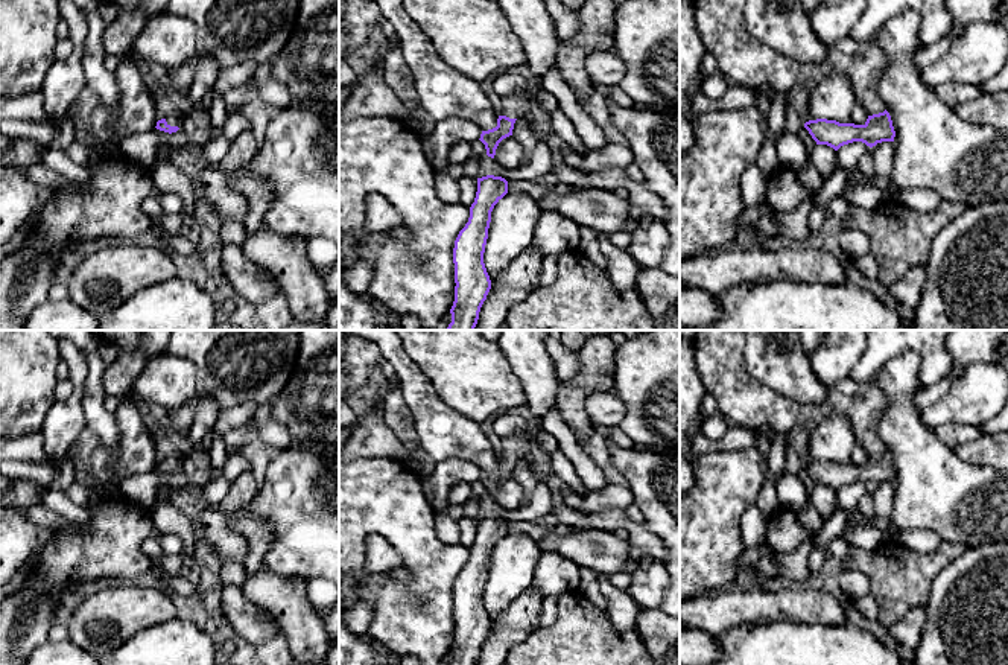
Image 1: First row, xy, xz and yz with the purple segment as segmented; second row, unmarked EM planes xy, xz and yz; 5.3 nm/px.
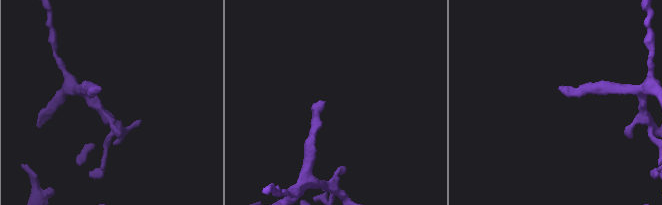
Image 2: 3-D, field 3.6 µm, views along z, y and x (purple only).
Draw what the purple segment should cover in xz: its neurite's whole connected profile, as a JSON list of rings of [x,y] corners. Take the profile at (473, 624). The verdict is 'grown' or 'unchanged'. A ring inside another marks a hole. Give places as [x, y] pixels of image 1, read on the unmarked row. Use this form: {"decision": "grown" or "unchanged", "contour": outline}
{"decision": "unchanged", "contour": [[[487,516],[477,519],[477,533],[470,548],[470,558],[459,572],[455,589],[455,642],[450,650],[450,665],[477,665],[479,653],[491,630],[491,621],[483,604],[491,552],[508,534],[508,522]]]}

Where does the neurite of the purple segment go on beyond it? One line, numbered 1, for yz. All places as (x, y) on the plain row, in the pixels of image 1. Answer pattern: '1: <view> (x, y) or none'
1: none

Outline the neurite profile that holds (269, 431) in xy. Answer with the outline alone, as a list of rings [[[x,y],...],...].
[[[271,403],[258,405],[252,422],[258,440],[272,446],[278,453],[287,450],[293,444],[289,429],[272,417]]]

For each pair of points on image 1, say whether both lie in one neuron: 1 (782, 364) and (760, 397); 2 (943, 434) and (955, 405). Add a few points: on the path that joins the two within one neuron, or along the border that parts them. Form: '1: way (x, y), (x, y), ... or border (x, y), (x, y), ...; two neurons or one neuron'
1: border (742, 361), (750, 375), (798, 405); two neurons
2: border (979, 425), (938, 425), (934, 429); two neurons

